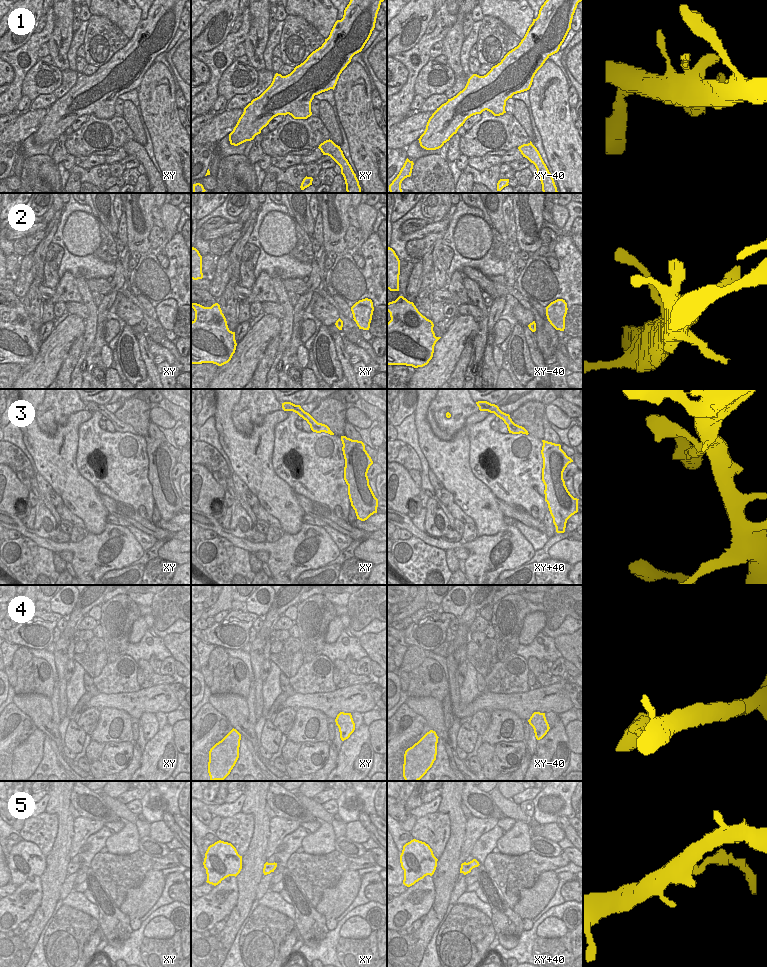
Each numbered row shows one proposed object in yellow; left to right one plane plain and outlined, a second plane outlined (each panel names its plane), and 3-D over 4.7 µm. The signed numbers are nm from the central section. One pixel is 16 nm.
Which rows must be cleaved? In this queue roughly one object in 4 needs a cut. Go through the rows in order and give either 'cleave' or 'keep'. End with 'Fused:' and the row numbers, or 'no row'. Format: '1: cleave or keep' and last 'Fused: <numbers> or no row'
1: keep
2: keep
3: keep
4: keep
5: cleave
Fused: 5

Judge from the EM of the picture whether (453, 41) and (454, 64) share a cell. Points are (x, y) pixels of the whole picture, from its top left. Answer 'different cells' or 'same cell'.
same cell

